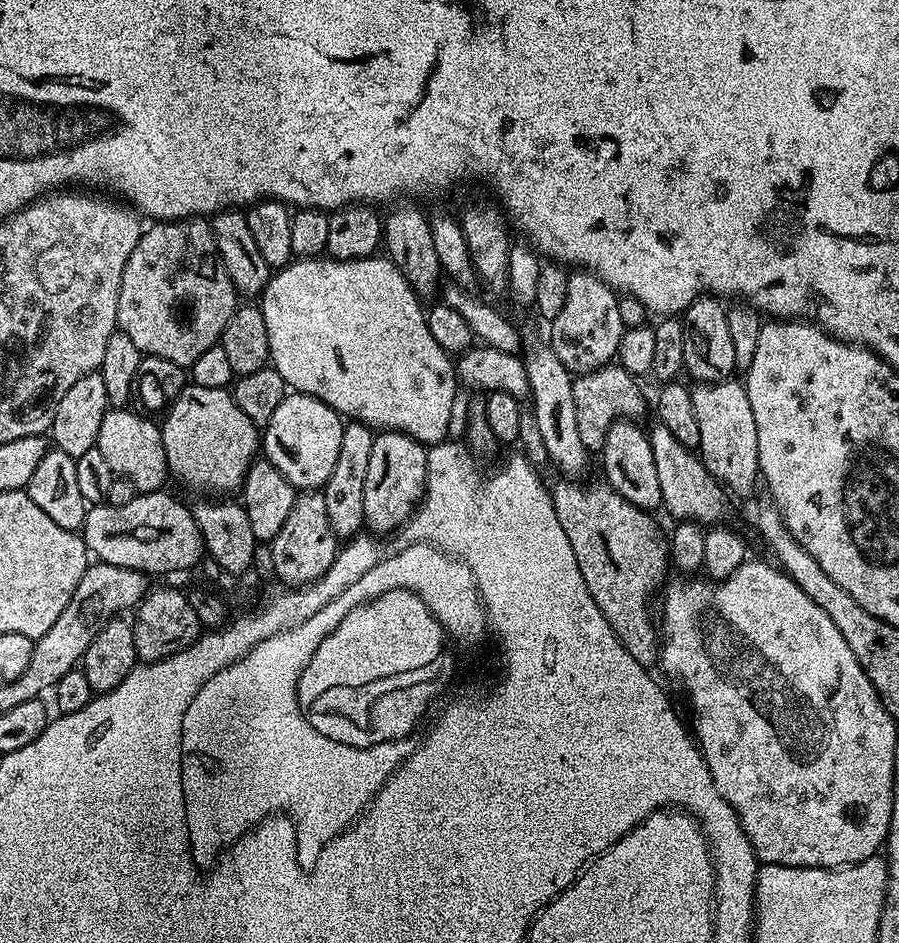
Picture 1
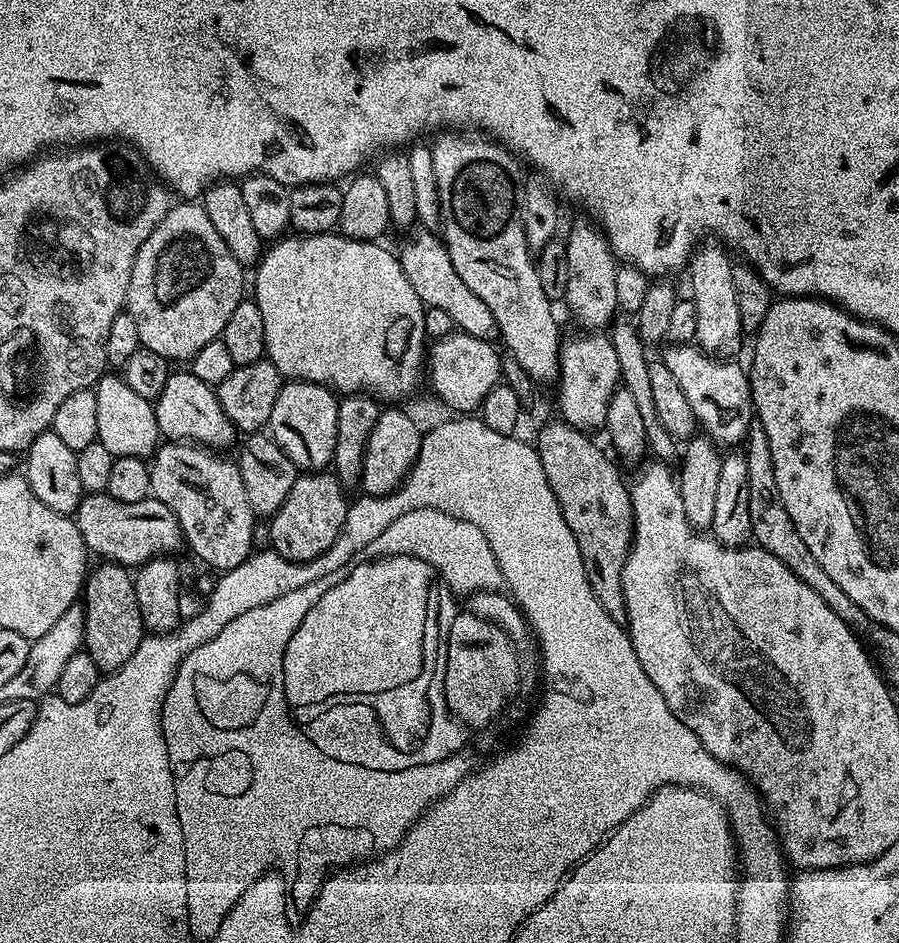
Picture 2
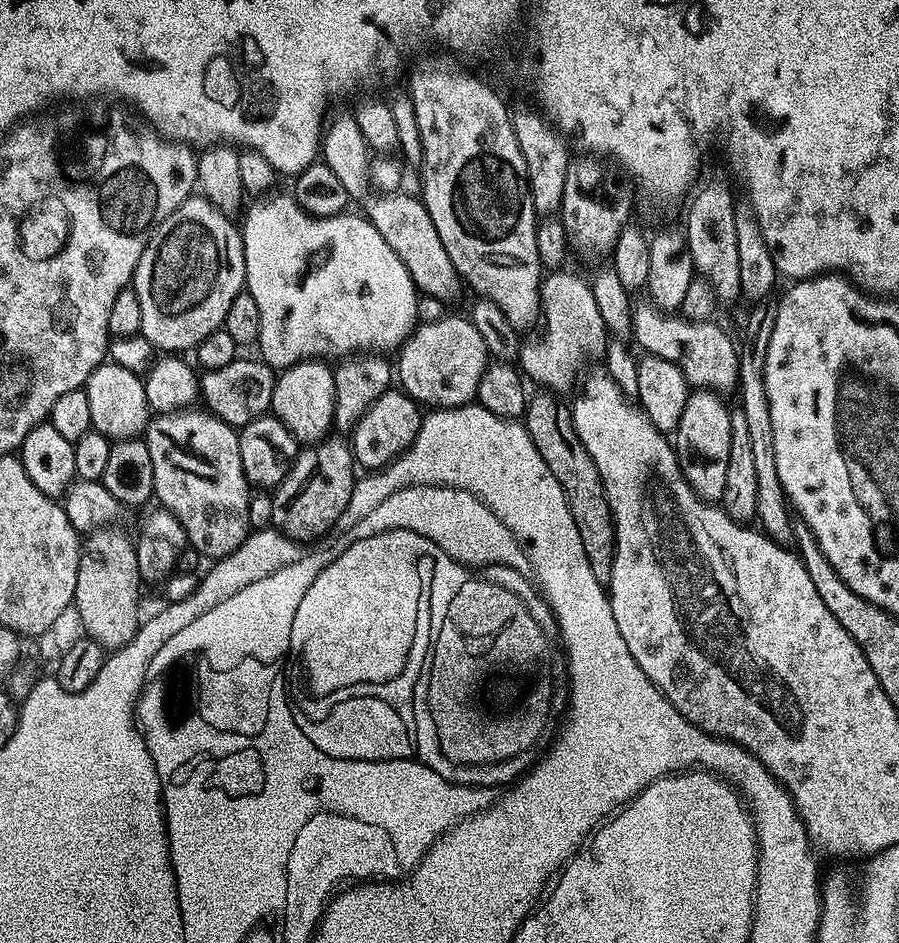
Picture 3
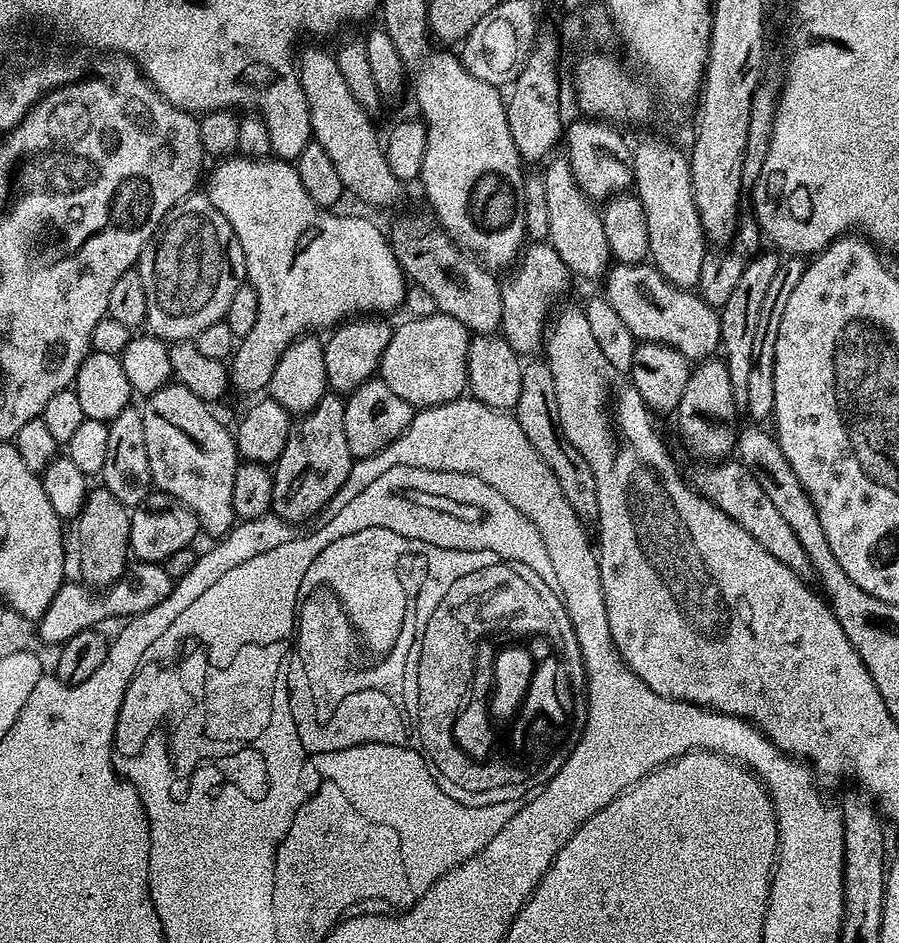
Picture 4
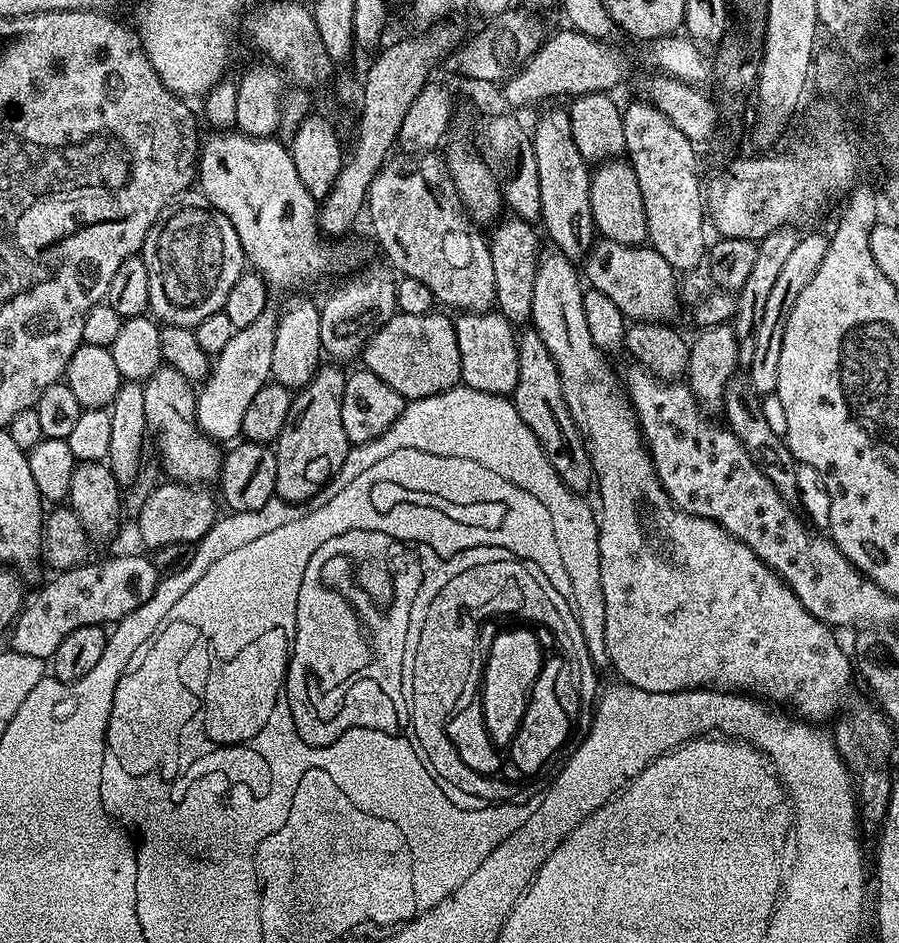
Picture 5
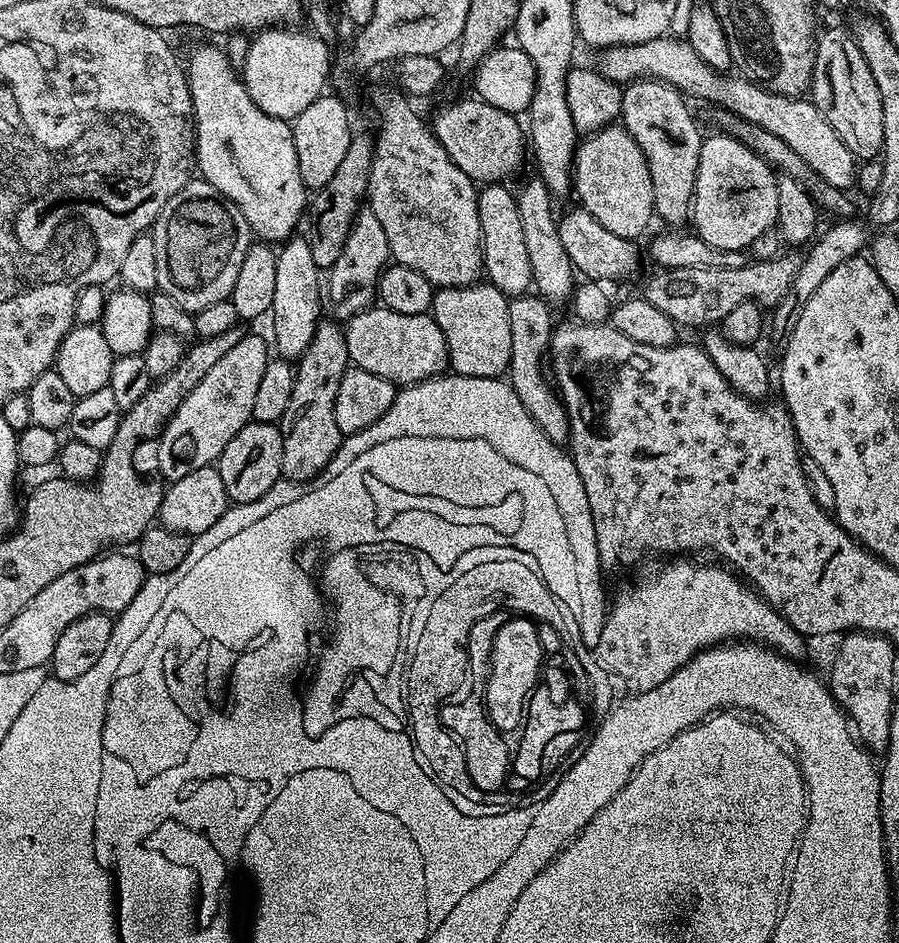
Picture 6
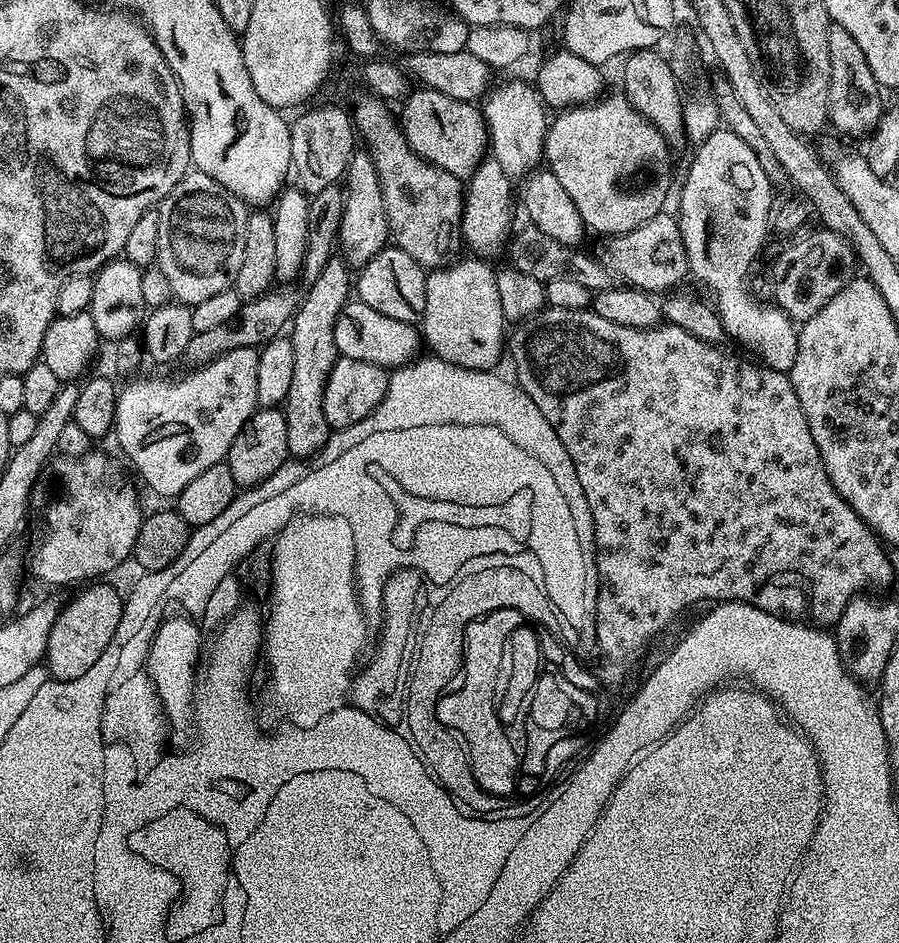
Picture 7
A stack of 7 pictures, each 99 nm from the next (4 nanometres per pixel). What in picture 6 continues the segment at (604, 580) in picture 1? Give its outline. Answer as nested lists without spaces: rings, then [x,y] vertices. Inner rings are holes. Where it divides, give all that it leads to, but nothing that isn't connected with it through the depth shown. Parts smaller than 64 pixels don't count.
[[[525,294],[511,297],[508,301],[508,309],[510,310],[510,350],[512,351],[508,372],[514,394],[518,394],[518,402],[526,406],[526,414],[534,418],[534,422],[540,427],[542,434],[550,438],[550,442],[561,446],[567,445],[568,410],[553,381],[546,375],[546,353],[549,351],[554,331],[553,305],[539,294]]]

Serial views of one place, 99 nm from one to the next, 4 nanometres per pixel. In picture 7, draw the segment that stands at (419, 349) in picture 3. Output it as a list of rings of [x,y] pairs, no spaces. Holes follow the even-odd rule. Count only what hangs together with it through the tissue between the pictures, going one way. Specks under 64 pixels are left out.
[[[352,298],[334,322],[334,344],[340,356],[358,358],[358,362],[370,362],[385,370],[395,370],[421,351],[422,336],[417,325],[386,318],[386,314],[378,314],[378,310],[366,306],[366,302]]]

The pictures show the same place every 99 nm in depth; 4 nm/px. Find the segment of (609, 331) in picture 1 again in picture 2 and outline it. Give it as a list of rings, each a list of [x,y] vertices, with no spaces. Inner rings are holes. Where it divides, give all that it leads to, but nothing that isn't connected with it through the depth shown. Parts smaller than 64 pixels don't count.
[[[591,219],[576,220],[564,240],[566,246],[566,290],[563,303],[576,316],[581,316],[592,330],[604,330],[613,323],[617,315],[614,278],[618,261],[608,244],[608,238]]]

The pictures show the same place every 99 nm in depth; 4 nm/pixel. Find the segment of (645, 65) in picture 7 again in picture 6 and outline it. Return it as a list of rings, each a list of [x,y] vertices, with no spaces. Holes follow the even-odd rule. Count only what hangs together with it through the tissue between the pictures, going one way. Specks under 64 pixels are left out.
[[[633,80],[622,94],[622,127],[638,142],[642,154],[646,154],[650,182],[654,182],[655,215],[659,219],[661,216],[668,226],[680,226],[689,219],[696,189],[702,135],[687,103],[677,88],[661,80]]]

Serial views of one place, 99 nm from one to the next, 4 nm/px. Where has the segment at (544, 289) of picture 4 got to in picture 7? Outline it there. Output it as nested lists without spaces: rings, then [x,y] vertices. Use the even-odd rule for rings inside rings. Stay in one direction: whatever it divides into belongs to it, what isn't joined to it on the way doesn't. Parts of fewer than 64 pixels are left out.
[[[485,158],[476,165],[472,175],[467,177],[464,190],[464,217],[460,219],[460,231],[462,233],[463,243],[469,248],[469,253],[475,254],[480,258],[492,258],[488,256],[505,255],[508,247],[508,241],[514,231],[512,224],[512,204],[514,208],[514,184],[513,181],[504,173],[502,166],[491,158]]]

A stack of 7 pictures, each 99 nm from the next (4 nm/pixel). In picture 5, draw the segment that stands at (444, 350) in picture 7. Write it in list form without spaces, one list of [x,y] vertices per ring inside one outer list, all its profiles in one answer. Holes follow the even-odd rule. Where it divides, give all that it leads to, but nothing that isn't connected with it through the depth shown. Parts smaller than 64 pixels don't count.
[[[498,310],[465,312],[455,317],[454,323],[463,387],[511,397],[514,386],[518,386],[518,340],[513,325]]]

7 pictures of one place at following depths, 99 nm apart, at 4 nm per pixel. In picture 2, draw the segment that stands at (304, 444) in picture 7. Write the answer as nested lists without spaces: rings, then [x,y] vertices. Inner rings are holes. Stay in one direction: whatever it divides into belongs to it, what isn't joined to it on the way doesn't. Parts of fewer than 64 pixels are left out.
[[[331,471],[305,472],[297,477],[297,480],[283,493],[285,502],[281,508],[270,516],[270,548],[282,558],[305,565],[317,560],[319,556],[326,555],[330,546],[334,546],[334,542],[340,537],[340,531],[344,528],[350,502],[348,498],[344,498],[346,488]]]

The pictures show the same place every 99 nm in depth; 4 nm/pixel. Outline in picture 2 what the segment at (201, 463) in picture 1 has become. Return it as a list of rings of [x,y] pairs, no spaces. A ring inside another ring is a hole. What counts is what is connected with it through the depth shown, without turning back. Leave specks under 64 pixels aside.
[[[190,370],[173,371],[169,375],[166,386],[154,400],[156,421],[160,427],[161,437],[172,442],[191,442],[213,450],[228,450],[232,439],[238,436],[235,425],[223,412],[216,397],[213,385],[202,382],[202,378],[194,378]]]

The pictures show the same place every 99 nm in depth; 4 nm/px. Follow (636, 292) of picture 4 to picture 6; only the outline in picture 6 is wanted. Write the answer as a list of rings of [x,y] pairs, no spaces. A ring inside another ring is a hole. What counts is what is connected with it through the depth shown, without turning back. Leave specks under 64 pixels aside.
[[[575,206],[565,216],[559,217],[556,229],[562,238],[562,250],[572,259],[572,267],[581,277],[597,282],[624,280],[640,268],[640,252],[636,240],[627,240],[618,234],[610,234],[598,218],[594,218],[583,206]]]

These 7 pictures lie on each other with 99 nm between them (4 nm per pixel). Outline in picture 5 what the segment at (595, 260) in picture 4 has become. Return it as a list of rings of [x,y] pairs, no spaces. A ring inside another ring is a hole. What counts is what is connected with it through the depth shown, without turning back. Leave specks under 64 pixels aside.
[[[562,106],[548,108],[544,113],[541,111],[530,135],[542,189],[542,225],[552,238],[551,245],[562,250],[567,260],[583,261],[591,253],[592,245],[597,243],[598,233],[590,206],[592,172],[588,161],[578,154],[578,145],[574,143],[574,134],[570,130],[568,108]]]

